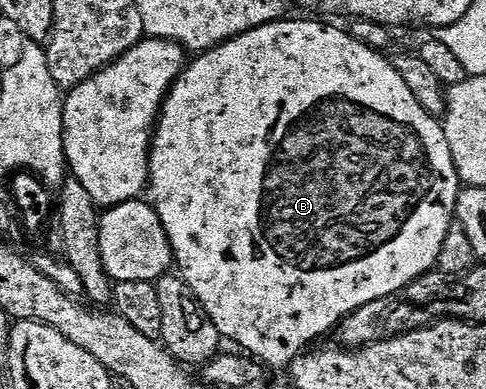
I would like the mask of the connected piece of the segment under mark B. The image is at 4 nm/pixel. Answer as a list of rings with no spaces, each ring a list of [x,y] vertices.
[[[288,19],[273,20],[271,24],[263,24],[254,30],[233,36],[232,39],[225,40],[217,48],[210,48],[199,53],[195,57],[196,61],[193,64],[191,61],[185,67],[183,74],[176,79],[176,83],[169,90],[168,97],[164,99],[164,106],[160,110],[160,119],[152,138],[152,174],[150,177],[150,200],[166,230],[168,241],[172,244],[175,263],[178,268],[180,264],[179,271],[182,273],[184,281],[194,290],[196,299],[203,304],[208,316],[218,326],[221,337],[228,339],[229,336],[230,339],[237,340],[241,344],[239,347],[245,353],[255,357],[257,361],[263,362],[265,365],[268,363],[274,368],[284,369],[287,369],[292,361],[311,345],[308,344],[311,340],[326,335],[331,328],[333,331],[340,321],[354,310],[375,300],[387,300],[390,296],[403,293],[408,285],[433,271],[440,262],[442,242],[446,242],[446,234],[452,229],[456,220],[456,203],[462,191],[460,175],[454,164],[454,154],[450,152],[450,142],[446,142],[443,123],[426,110],[422,110],[422,106],[418,106],[418,98],[414,98],[414,94],[410,94],[410,86],[406,86],[406,82],[402,82],[402,74],[398,74],[398,70],[394,70],[391,59],[387,55],[379,56],[374,49],[367,48],[362,41],[355,40],[352,36],[347,36],[340,28],[319,24],[316,20]]]

